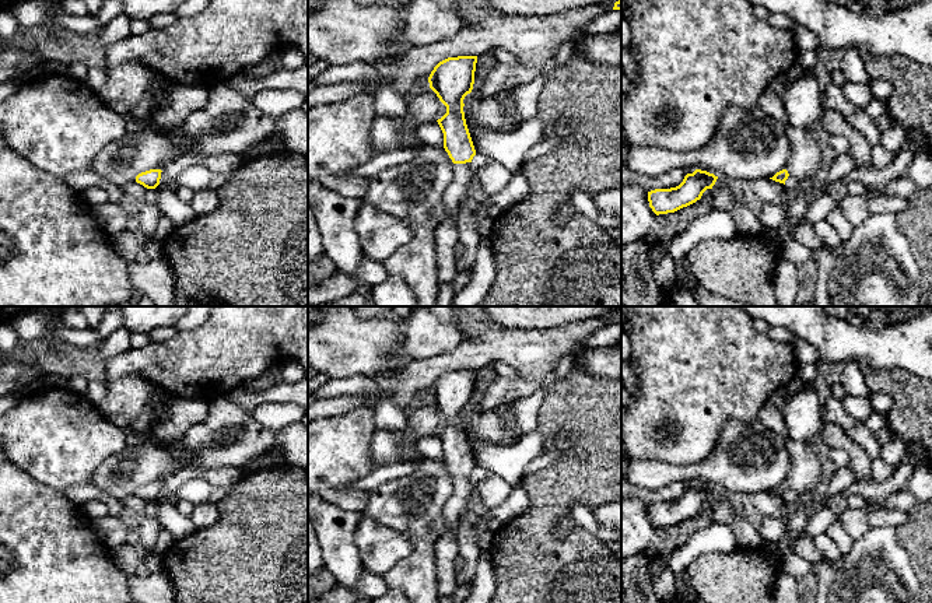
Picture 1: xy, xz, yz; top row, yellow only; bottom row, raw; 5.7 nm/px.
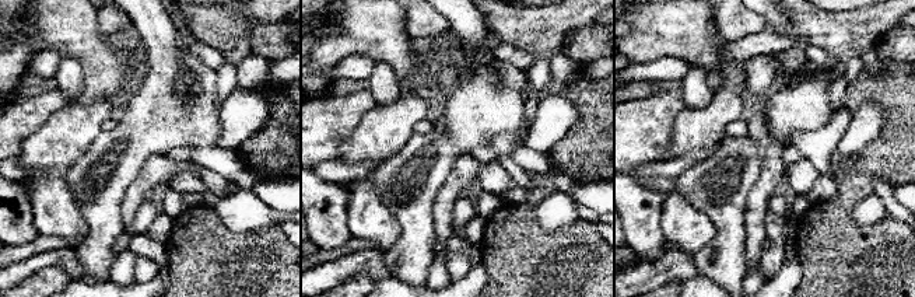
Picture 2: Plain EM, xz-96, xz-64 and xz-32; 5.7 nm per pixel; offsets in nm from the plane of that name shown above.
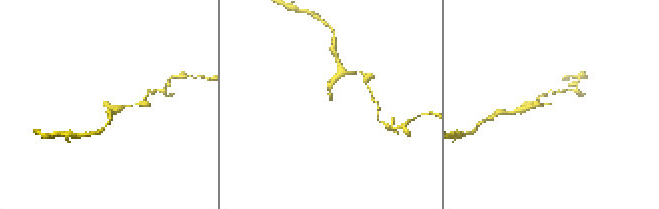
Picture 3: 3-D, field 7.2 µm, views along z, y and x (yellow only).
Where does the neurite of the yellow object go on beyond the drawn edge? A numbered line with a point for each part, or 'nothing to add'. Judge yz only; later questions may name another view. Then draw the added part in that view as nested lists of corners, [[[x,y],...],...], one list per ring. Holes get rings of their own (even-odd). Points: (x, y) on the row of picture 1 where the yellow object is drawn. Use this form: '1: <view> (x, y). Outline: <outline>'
1: yz (805, 158). Outline: [[[785,126],[791,146],[786,171],[791,178],[803,185],[820,171],[821,152],[812,132],[802,127]]]

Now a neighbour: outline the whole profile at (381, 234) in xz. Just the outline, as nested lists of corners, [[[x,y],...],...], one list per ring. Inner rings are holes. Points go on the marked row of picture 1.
[[[365,201],[360,206],[354,229],[364,256],[382,263],[414,236],[409,222]]]

